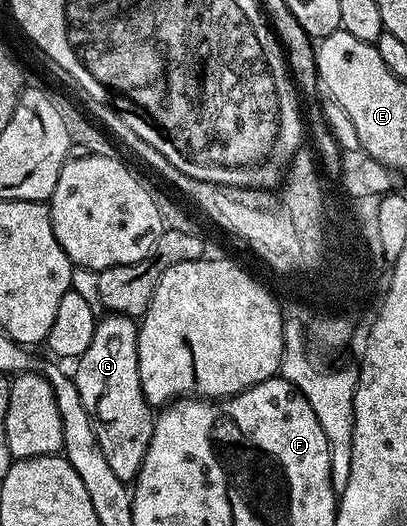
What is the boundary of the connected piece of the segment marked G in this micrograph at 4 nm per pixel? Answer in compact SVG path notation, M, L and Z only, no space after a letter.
M103 315L96 326L96 334L92 334L92 346L88 346L88 350L84 350L84 354L78 357L76 367L78 369L72 372L74 385L76 390L80 390L80 402L84 402L84 410L88 410L92 418L100 450L104 450L104 458L108 458L108 466L112 466L116 478L133 482L138 477L144 456L148 454L156 419L155 409L144 398L144 390L140 386L138 324L128 316Z

